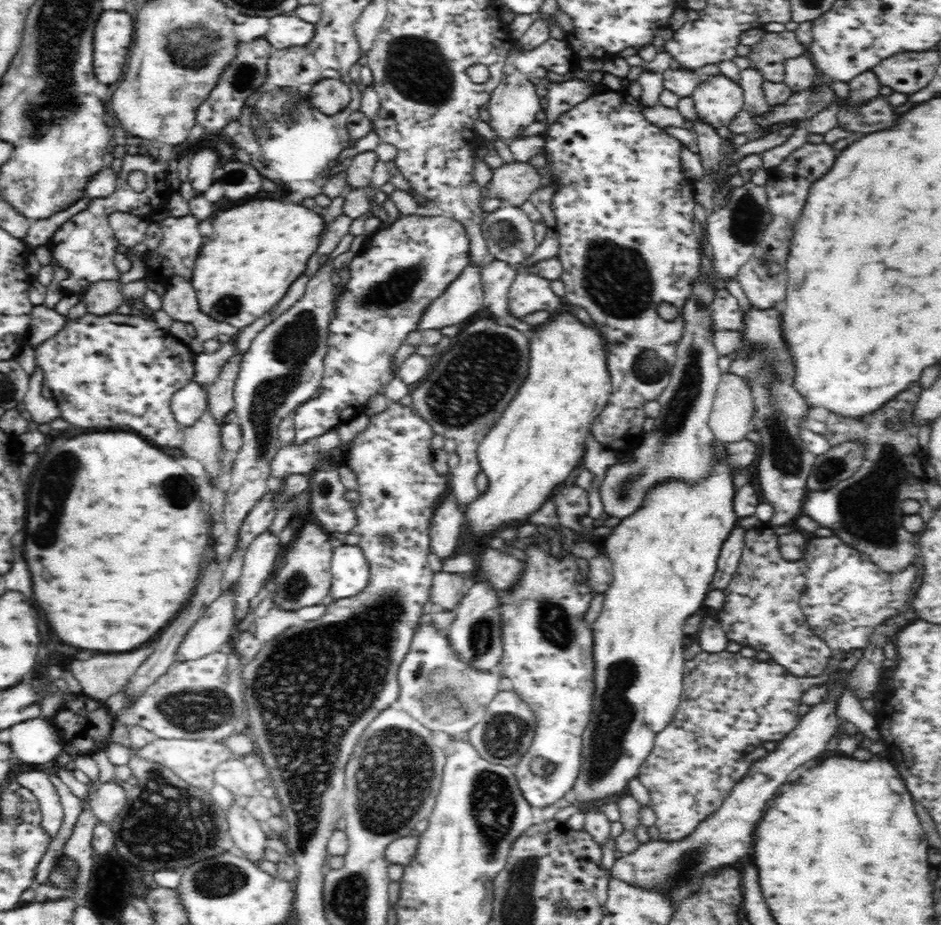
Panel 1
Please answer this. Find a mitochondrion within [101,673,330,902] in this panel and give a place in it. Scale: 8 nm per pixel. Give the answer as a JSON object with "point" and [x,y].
{"point":[166,821]}

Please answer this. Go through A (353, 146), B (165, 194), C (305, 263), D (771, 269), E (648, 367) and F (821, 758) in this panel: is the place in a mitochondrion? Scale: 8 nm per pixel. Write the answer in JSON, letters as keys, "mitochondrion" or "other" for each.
{"A":"other","B":"other","C":"other","D":"other","E":"mitochondrion","F":"other"}

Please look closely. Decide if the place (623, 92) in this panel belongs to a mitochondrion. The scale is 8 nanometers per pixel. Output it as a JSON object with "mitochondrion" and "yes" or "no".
{"mitochondrion":"no"}

